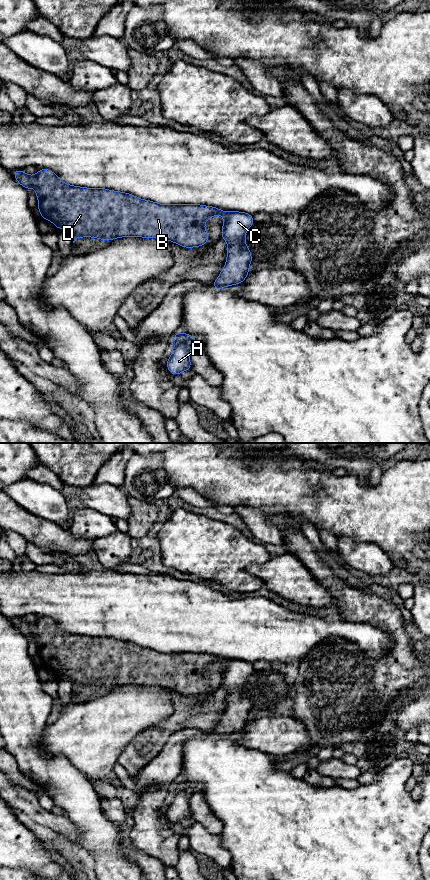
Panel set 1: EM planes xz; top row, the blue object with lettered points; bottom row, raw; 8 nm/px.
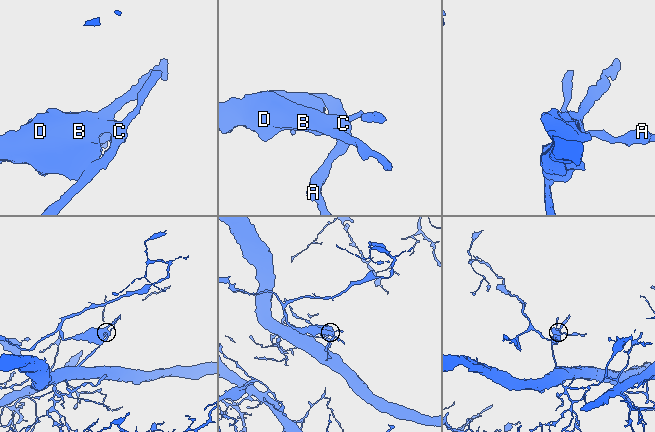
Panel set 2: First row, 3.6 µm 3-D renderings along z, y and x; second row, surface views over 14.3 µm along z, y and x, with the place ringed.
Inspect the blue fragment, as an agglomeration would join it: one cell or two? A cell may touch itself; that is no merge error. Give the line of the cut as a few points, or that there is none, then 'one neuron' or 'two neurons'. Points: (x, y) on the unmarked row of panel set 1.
cut in xz along (229, 660), (223, 672); two neurons

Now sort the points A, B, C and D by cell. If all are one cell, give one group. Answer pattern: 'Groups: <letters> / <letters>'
Groups: A C / B D

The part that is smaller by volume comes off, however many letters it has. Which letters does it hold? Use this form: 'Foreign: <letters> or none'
Foreign: B, D

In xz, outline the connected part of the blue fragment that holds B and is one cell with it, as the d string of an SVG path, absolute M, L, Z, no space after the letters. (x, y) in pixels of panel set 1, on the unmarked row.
M49 617L38 618L38 620L35 624L29 624L27 621L23 620L21 618L15 618L15 619L13 619L13 624L19 630L19 632L22 633L26 638L28 638L30 635L34 635L36 637L36 644L39 648L38 658L40 660L41 665L48 669L52 669L58 678L61 678L62 676L65 676L65 675L69 676L73 681L73 691L79 685L94 685L94 686L99 686L101 688L113 688L113 687L116 687L119 685L137 684L137 685L144 685L144 686L157 685L157 686L161 686L164 688L169 688L169 689L175 690L178 693L183 694L185 696L199 695L199 694L205 693L209 688L208 682L206 681L206 677L204 675L204 671L206 670L206 668L214 663L223 663L224 670L225 670L227 663L229 661L222 657L219 657L216 655L211 655L211 654L203 654L203 653L199 653L199 652L163 653L163 652L158 652L156 650L152 650L150 648L142 648L132 642L118 640L118 639L112 639L112 638L108 638L105 636L84 636L84 635L72 634L72 633L63 631L58 626L58 624L53 619L51 619Z

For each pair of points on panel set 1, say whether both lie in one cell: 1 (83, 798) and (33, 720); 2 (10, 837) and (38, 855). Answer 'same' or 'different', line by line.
1: same
2: same

